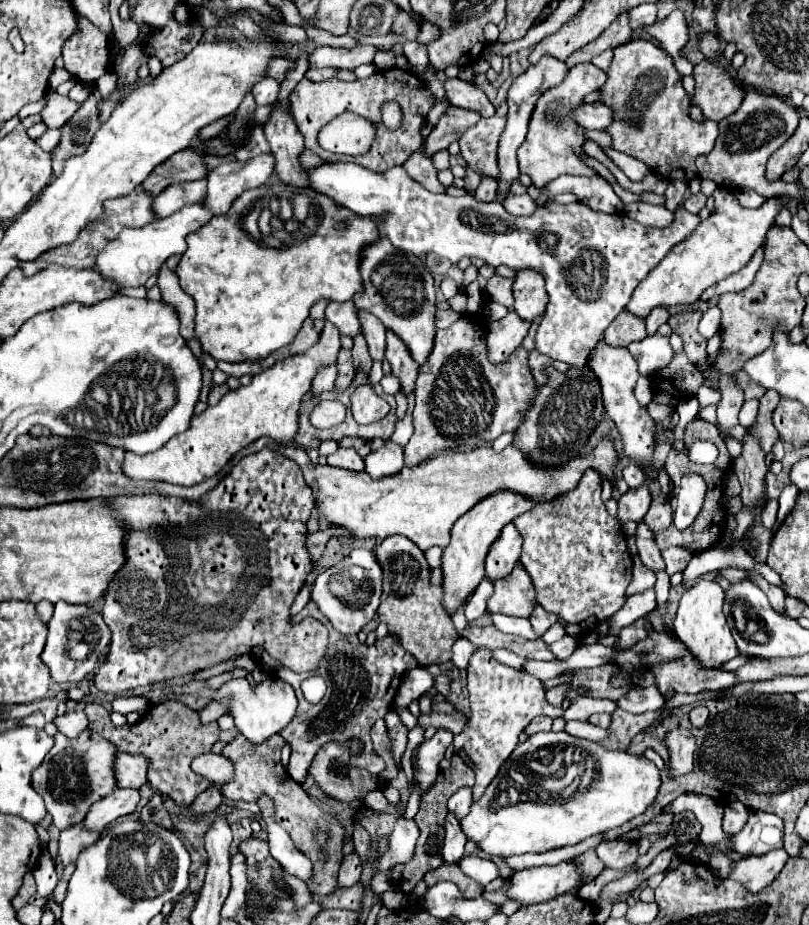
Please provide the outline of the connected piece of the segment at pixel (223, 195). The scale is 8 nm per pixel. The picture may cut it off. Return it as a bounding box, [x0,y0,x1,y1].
[205,153,275,215]

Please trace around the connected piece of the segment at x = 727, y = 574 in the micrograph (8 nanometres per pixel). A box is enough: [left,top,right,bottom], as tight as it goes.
[720,568,748,583]

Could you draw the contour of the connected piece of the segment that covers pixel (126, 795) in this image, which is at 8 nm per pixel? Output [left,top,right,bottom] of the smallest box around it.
[83,789,139,833]

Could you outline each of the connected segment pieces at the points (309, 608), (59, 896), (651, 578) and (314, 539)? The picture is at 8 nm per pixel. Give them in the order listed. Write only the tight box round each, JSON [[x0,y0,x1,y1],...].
[[291,601,331,627],[53,865,75,903],[627,555,657,595],[305,527,347,561]]

